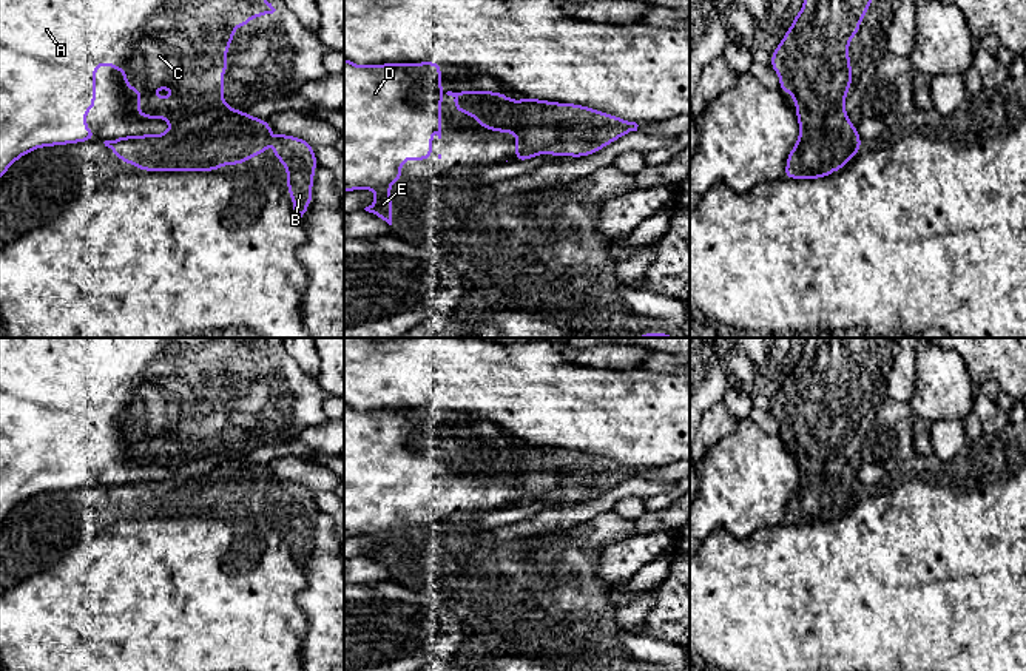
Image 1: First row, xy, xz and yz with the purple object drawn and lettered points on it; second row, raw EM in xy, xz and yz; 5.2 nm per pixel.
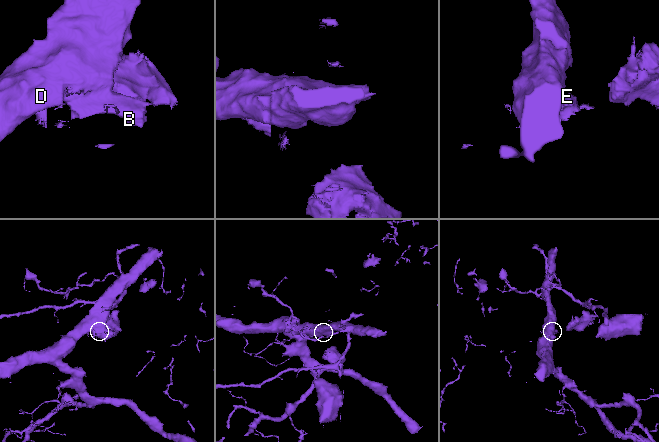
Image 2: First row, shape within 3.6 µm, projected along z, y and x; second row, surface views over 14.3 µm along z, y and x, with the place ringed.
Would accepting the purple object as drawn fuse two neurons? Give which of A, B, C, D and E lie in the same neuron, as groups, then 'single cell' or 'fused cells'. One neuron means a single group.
groups A C D / B E; fused cells

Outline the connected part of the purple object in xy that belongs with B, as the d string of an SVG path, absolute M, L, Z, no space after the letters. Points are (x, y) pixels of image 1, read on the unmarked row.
M247 457L187 478L122 481L103 489L113 495L114 503L140 517L218 517L222 511L242 511L267 498L272 478L273 504L285 511L285 532L295 558L302 563L313 545L313 521L319 511L313 491L305 484L275 478L267 464L251 463Z

